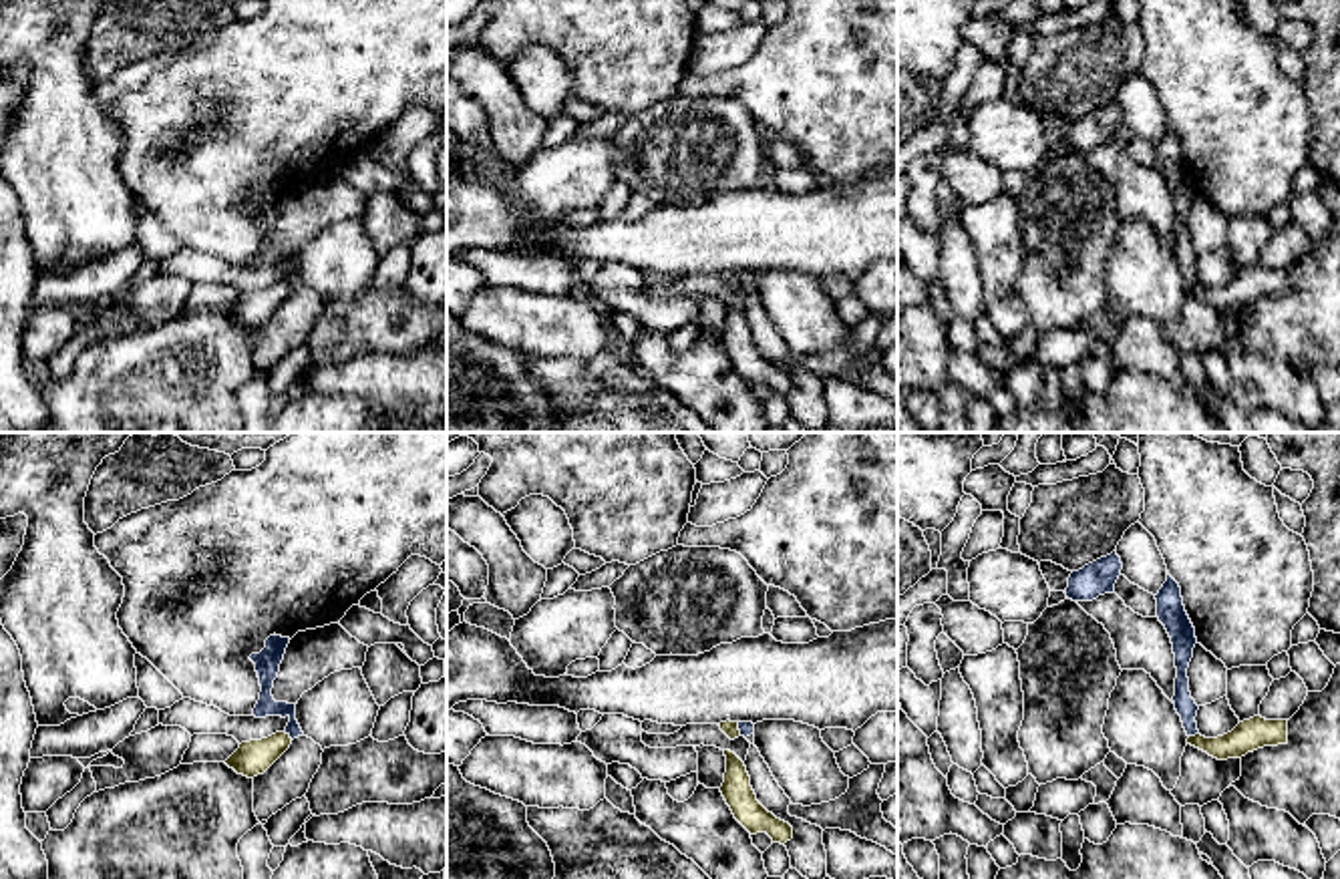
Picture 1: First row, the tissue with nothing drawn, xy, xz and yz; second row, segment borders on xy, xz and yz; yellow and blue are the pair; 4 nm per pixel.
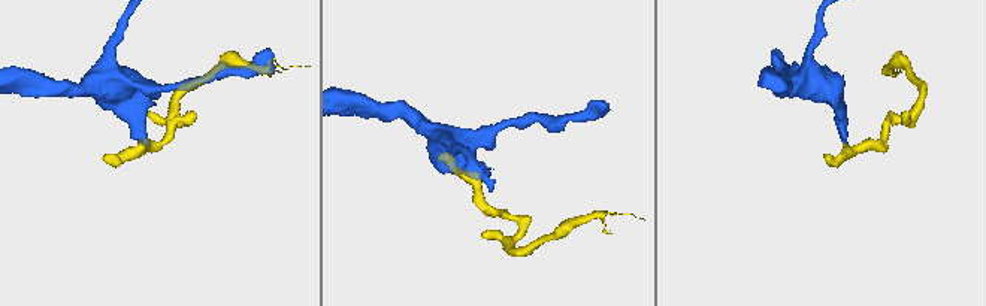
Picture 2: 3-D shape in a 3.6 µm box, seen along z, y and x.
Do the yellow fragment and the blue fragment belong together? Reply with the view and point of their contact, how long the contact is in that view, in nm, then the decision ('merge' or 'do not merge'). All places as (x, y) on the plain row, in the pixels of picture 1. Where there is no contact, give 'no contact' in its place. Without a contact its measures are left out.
contact xy (288, 284); length 50 nm; do not merge

